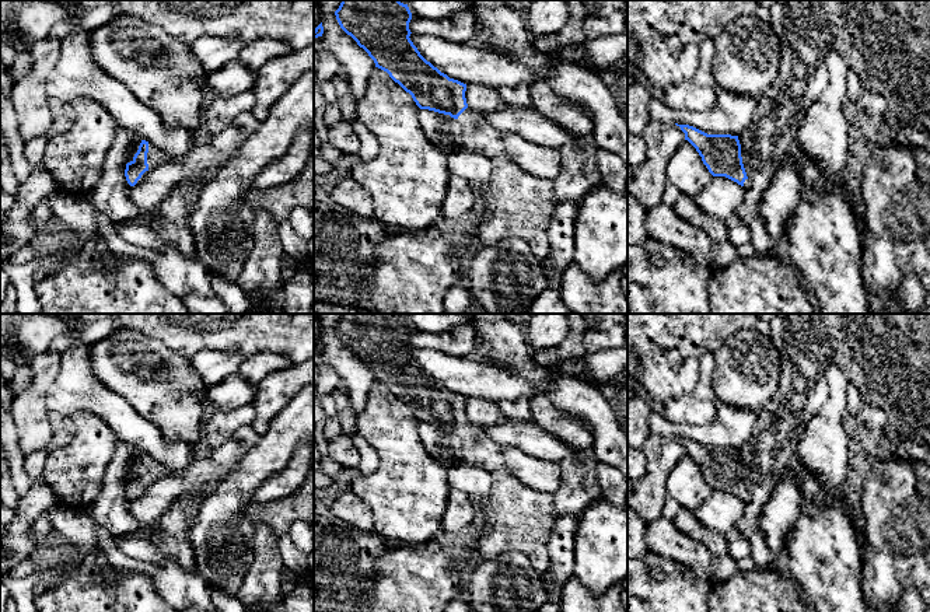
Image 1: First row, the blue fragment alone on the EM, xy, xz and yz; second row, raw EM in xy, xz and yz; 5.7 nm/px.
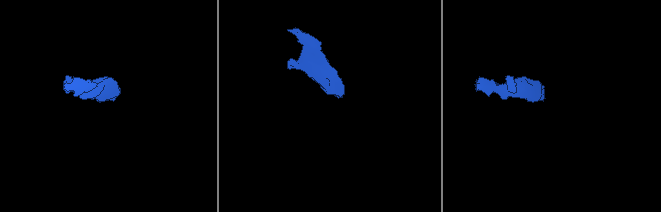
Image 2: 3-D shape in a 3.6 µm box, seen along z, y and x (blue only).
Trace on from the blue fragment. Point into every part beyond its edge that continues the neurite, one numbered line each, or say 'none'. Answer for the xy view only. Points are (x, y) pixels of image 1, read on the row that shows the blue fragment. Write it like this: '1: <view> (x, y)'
1: xy (154, 157)

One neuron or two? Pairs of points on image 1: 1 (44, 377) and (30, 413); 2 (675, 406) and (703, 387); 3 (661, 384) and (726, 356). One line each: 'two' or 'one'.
1: one
2: one
3: two

